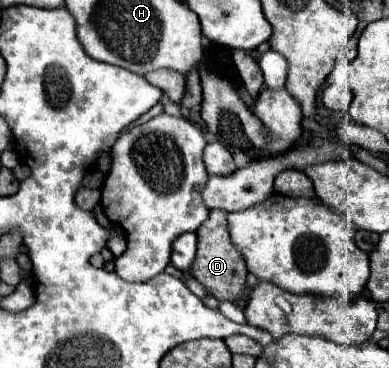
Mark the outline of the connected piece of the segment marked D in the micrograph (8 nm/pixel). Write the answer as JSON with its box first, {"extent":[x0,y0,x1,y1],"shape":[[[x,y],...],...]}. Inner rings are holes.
{"extent":[190,211,246,301],"shape":[[[210,211],[208,219],[200,225],[198,235],[198,249],[196,259],[190,267],[190,275],[200,281],[206,291],[216,297],[218,301],[240,301],[246,293],[246,263],[242,253],[232,245],[228,237],[228,223],[226,223],[226,211]]]}

